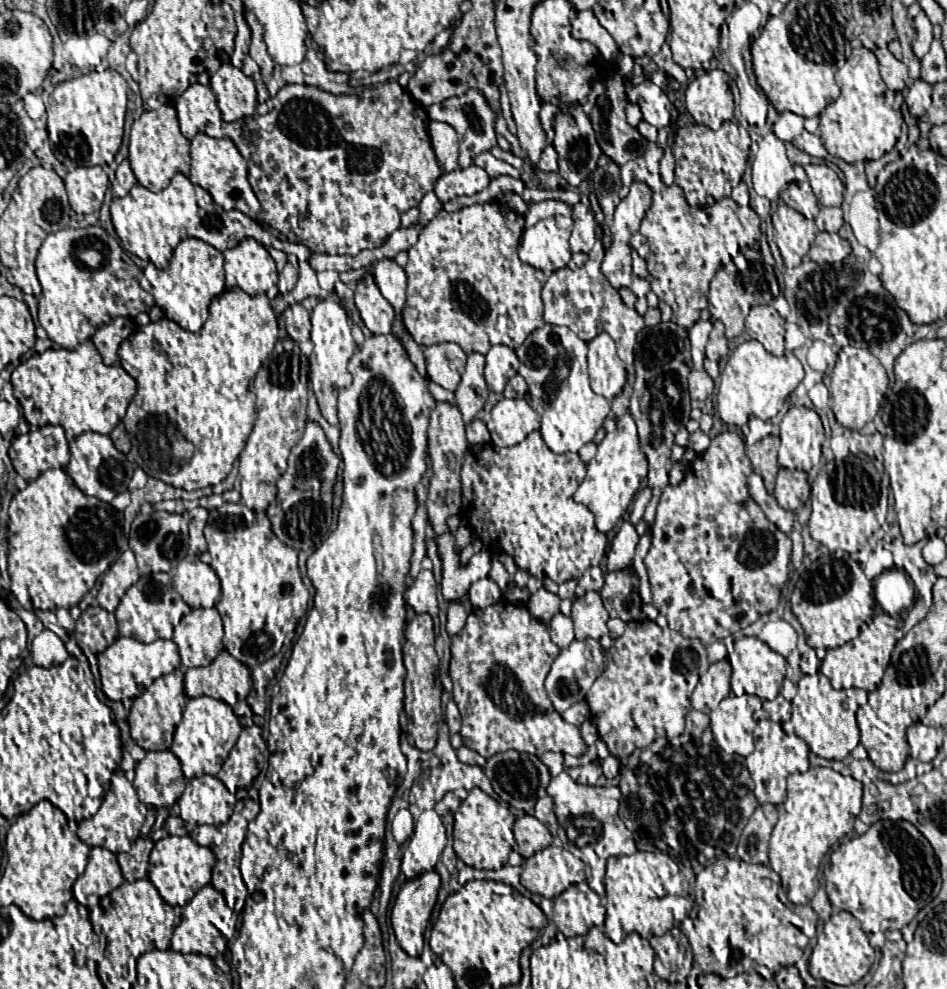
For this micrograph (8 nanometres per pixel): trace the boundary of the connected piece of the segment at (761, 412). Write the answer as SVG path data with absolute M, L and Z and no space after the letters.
M746 341L730 355L720 375L720 387L716 397L718 415L730 427L742 427L748 423L750 417L768 421L784 407L786 397L798 387L802 379L802 363L792 353L784 357L774 357L758 341Z

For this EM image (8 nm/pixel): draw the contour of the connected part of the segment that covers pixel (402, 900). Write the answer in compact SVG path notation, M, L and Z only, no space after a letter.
M430 871L426 875L420 875L418 879L408 881L402 891L396 897L390 921L392 921L392 929L396 933L396 939L400 943L400 947L410 955L410 957L418 957L422 953L424 947L424 931L428 927L428 919L431 917L436 897L438 897L438 887L440 887L440 877L436 871Z

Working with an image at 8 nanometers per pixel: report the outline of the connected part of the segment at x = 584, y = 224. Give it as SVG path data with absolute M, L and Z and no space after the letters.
M578 203L572 207L572 217L574 217L574 229L569 240L572 253L588 253L594 245L594 215L590 211L590 207L586 207L584 203Z

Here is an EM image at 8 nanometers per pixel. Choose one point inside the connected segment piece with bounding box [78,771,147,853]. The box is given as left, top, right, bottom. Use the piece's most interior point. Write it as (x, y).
(116, 826)

